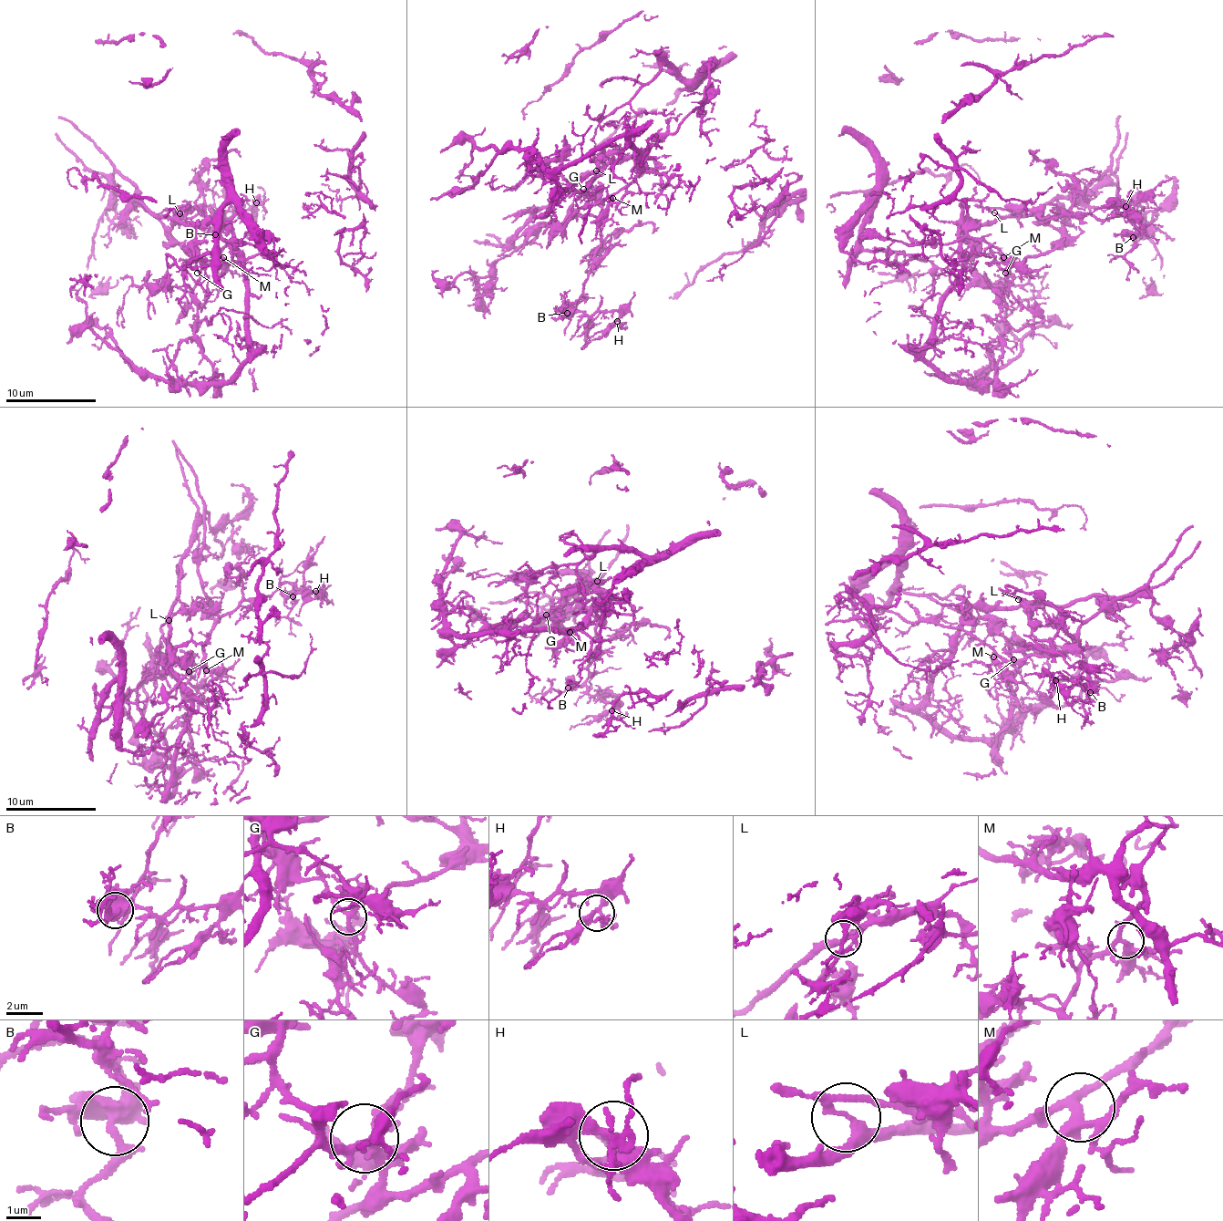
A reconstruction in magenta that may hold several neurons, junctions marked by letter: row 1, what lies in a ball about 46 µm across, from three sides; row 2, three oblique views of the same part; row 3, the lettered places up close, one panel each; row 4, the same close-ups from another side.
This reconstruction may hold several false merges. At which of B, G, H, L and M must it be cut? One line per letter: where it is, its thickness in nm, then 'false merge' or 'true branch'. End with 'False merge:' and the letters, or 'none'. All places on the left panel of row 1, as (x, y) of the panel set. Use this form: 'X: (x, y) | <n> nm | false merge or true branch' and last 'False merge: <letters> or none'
B: (215, 234) | 480 nm | true branch
G: (197, 273) | 200 nm | true branch
H: (256, 202) | 260 nm | true branch
L: (179, 213) | 240 nm | false merge
M: (223, 257) | 280 nm | true branch
False merge: L

